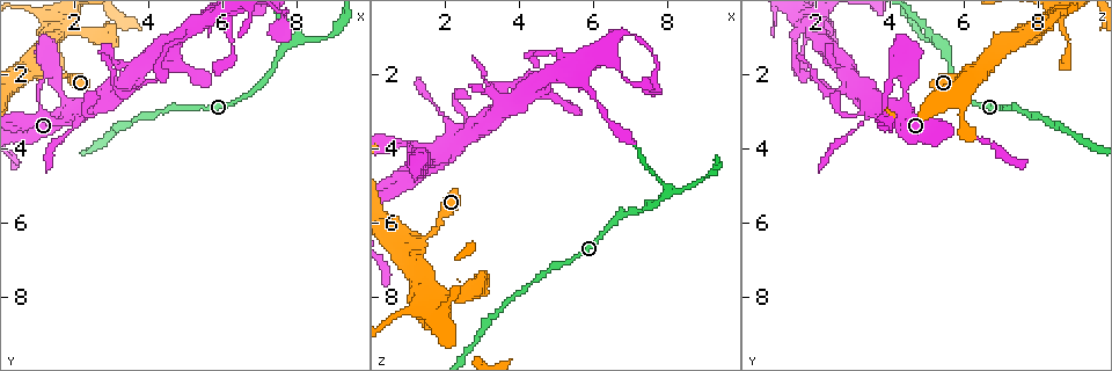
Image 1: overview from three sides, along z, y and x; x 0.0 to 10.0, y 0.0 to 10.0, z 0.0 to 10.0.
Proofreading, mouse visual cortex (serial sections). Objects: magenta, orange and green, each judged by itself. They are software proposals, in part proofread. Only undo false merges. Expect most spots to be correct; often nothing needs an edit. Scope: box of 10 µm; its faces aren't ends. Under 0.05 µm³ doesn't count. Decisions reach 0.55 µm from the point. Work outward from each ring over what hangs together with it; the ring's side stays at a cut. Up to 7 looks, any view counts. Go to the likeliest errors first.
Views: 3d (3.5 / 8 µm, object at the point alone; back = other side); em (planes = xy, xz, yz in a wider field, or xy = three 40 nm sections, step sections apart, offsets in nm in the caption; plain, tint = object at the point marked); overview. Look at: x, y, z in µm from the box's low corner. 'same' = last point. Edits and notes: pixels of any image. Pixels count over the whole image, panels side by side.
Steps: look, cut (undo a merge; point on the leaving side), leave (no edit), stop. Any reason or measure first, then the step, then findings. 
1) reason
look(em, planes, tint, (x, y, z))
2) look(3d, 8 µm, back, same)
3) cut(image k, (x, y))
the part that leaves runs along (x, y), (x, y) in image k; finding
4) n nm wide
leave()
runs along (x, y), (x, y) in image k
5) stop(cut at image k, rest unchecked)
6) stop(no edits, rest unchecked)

arms part here
look(3d, 3.5 µm, (7.90, 1.10, 5.30))

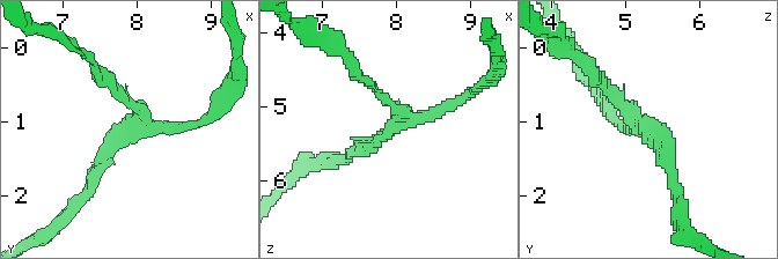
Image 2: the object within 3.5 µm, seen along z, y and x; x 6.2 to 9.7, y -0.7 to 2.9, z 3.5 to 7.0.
look(em, planes, tint, (7.90, 1.10, 5.30))

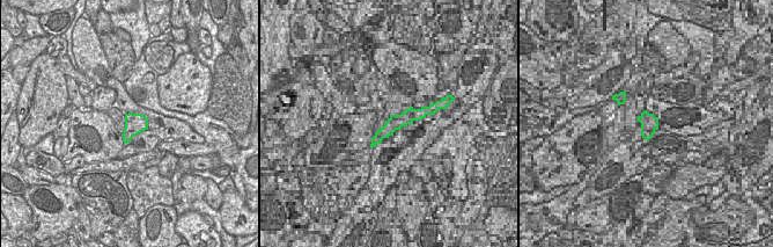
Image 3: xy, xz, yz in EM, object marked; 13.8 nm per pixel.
arms of 150, 150, 150 nm
leave()
runs along (89, 180), (118, 131), (204, 120) in image 2; one cell here

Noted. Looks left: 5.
look(em, xy, step 3, tint, (3.40, 2.40, 2.95))

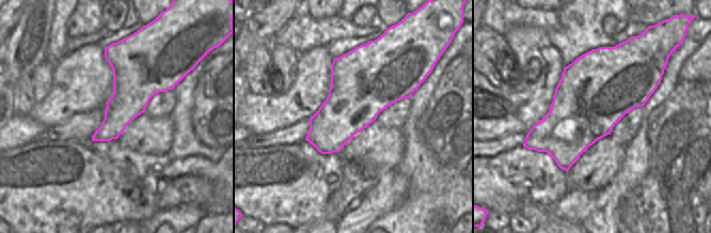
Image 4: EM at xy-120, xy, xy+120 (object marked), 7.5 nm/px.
see where the arms go
look(3d, 3.5 µm, same)

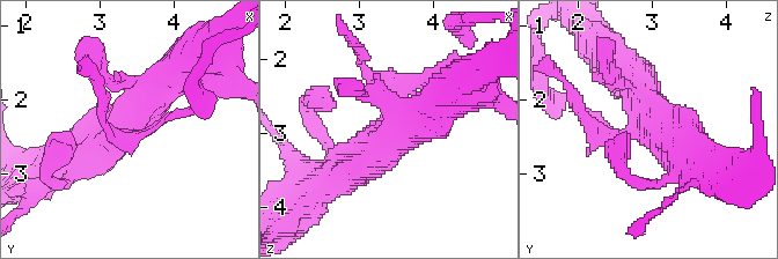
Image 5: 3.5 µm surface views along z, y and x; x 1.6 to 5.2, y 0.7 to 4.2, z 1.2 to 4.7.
480 nm wide
leave()
runs along (74, 152), (103, 145), (185, 64) in image 5; one cell here

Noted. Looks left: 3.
small branch off a trunk
look(3d, 3.5 µm, (5.25, 0.85, 1.70))

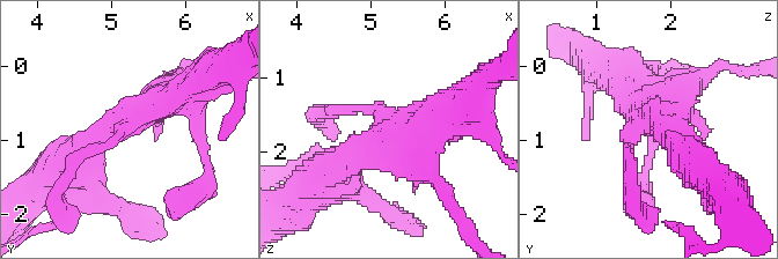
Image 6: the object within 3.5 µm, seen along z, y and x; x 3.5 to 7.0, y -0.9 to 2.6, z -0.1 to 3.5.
look(em, xy, step 1, plain, (5.20, 0.80, 1.65))

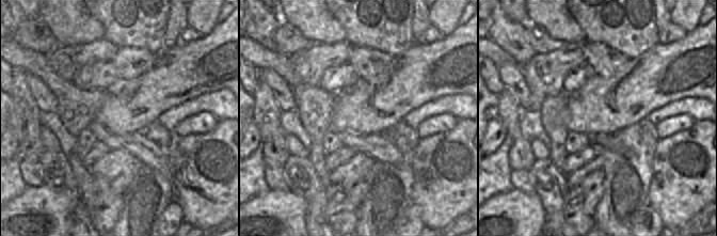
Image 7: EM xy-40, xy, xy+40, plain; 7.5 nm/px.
look(em, xy, step 1, tint, same)

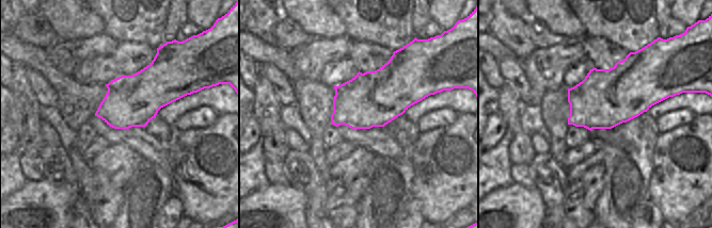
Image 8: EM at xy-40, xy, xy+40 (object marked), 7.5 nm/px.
leave()
runs along (681, 149), (657, 118), (630, 139), (630, 164) in image 6; all the same cell

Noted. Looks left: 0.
stop(no edits, rest unchecked)

